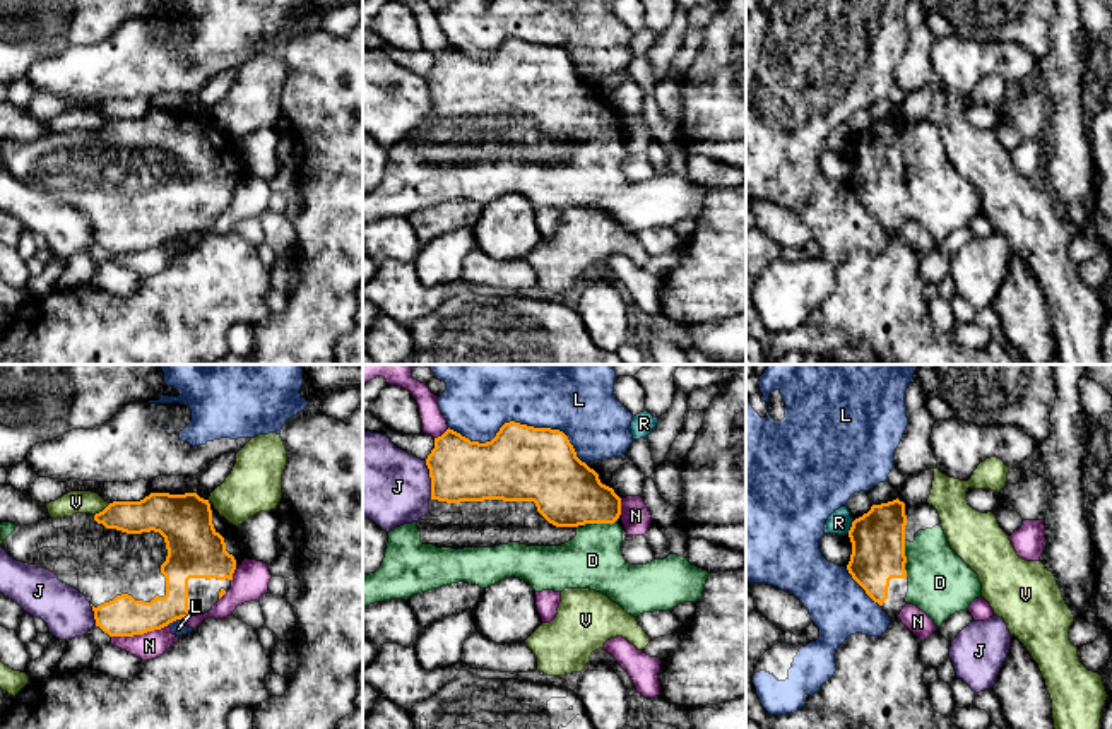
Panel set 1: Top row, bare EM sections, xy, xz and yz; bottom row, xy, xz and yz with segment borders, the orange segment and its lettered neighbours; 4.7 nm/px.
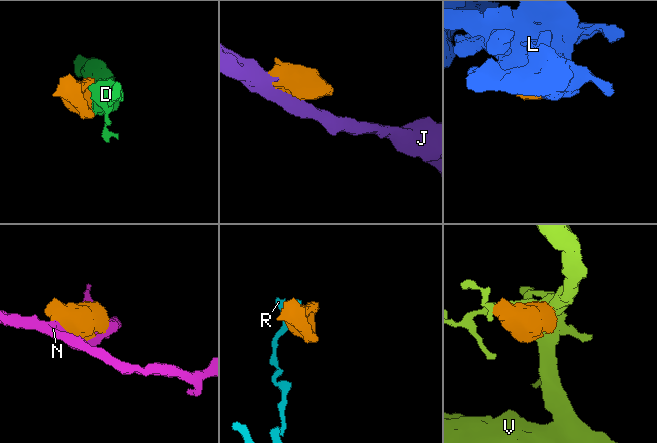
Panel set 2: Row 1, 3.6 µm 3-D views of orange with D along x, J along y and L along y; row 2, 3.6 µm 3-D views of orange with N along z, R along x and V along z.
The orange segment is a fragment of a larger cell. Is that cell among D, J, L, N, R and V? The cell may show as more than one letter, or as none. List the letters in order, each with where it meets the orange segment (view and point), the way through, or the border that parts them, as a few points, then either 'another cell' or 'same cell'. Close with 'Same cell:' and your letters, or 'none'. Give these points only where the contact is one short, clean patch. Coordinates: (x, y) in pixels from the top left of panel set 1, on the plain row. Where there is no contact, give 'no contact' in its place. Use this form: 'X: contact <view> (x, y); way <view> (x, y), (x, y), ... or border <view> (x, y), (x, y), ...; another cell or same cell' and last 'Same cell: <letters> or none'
D: contact yz (905, 177); same cell
J: contact xz (431, 96); another cell
L: contact xz (519, 40); another cell
N: contact xy (139, 250); another cell
R: contact yz (851, 144); another cell
V: contact xy (103, 127); another cell
Same cell: D

